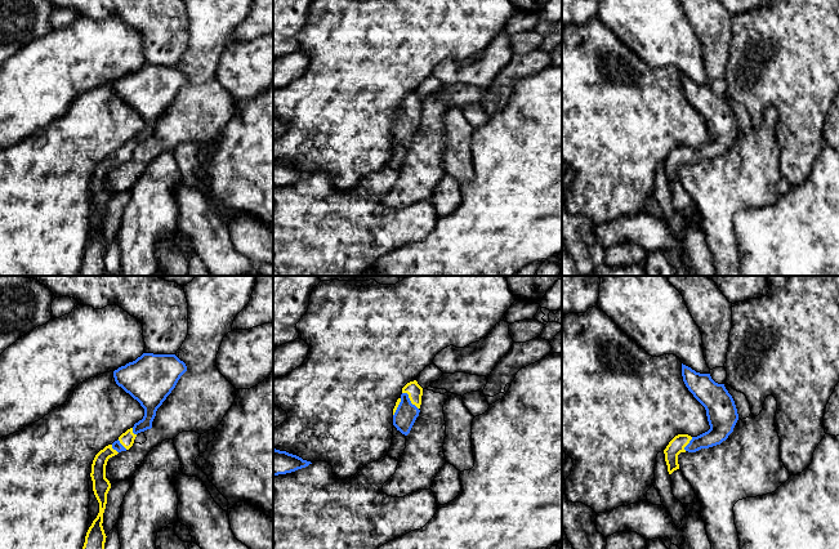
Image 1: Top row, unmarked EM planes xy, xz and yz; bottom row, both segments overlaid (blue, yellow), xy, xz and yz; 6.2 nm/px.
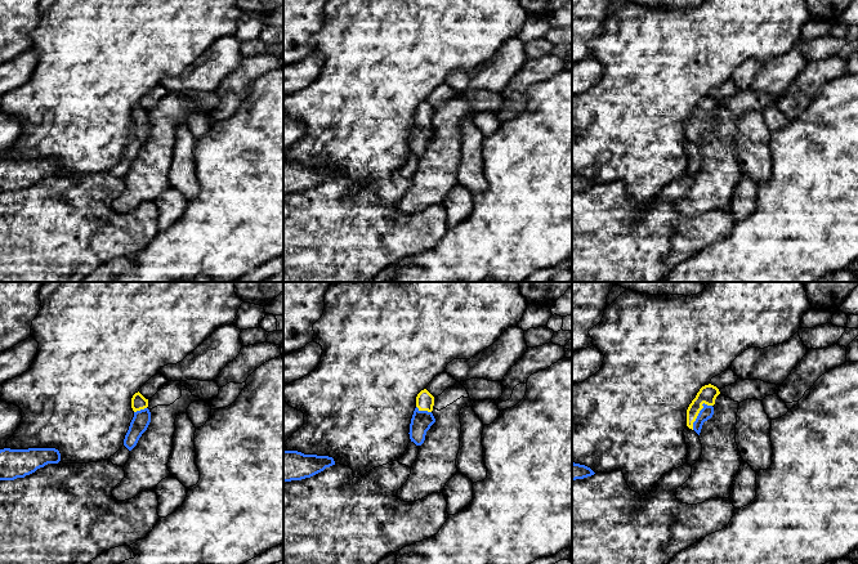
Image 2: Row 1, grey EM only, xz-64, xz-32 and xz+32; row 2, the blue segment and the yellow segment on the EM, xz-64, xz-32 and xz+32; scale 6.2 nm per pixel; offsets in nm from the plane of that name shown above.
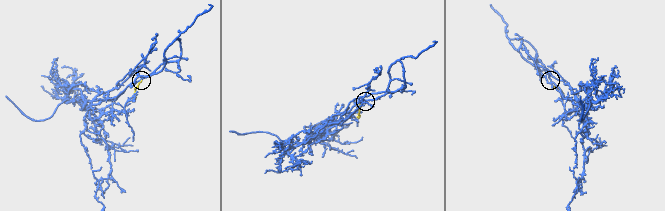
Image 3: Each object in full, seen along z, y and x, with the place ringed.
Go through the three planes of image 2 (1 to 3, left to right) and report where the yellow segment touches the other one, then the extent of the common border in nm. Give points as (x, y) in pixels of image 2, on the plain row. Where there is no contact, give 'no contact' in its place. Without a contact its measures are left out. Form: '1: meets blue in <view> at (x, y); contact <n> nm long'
1: meets blue in xz-64 at (141, 121); contact 90 nm long
2: meets blue in xz-32 at (424, 122); contact 100 nm long
3: meets blue in xz+32 at (698, 125); contact 200 nm long

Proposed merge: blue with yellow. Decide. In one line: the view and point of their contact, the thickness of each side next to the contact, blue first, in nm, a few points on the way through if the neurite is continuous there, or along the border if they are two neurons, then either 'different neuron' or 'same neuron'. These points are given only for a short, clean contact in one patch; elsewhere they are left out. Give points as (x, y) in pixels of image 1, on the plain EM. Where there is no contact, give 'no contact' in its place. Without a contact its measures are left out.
meets blue in xz at (409, 111); 140 nm thick on the blue side, 90 nm on the other; runs through xz (406, 124), (409, 111), (414, 102); same neuron

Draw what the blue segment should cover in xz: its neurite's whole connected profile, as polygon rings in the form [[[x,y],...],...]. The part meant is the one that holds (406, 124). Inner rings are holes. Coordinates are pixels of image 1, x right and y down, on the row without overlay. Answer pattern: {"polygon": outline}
{"polygon": [[[416,92],[407,94],[402,99],[402,106],[393,120],[393,137],[402,146],[407,147],[419,128],[423,99]]]}

